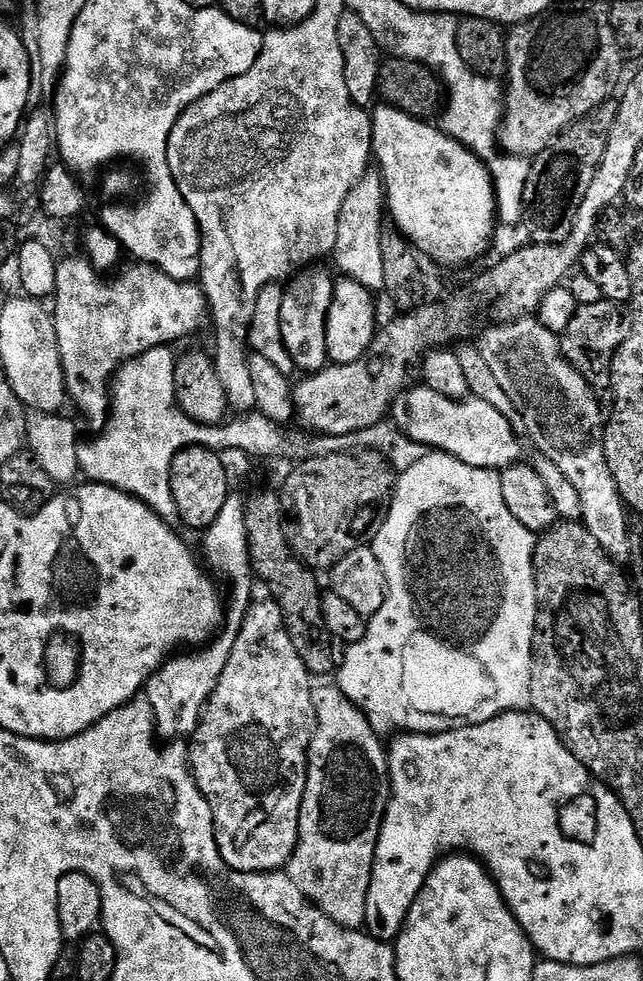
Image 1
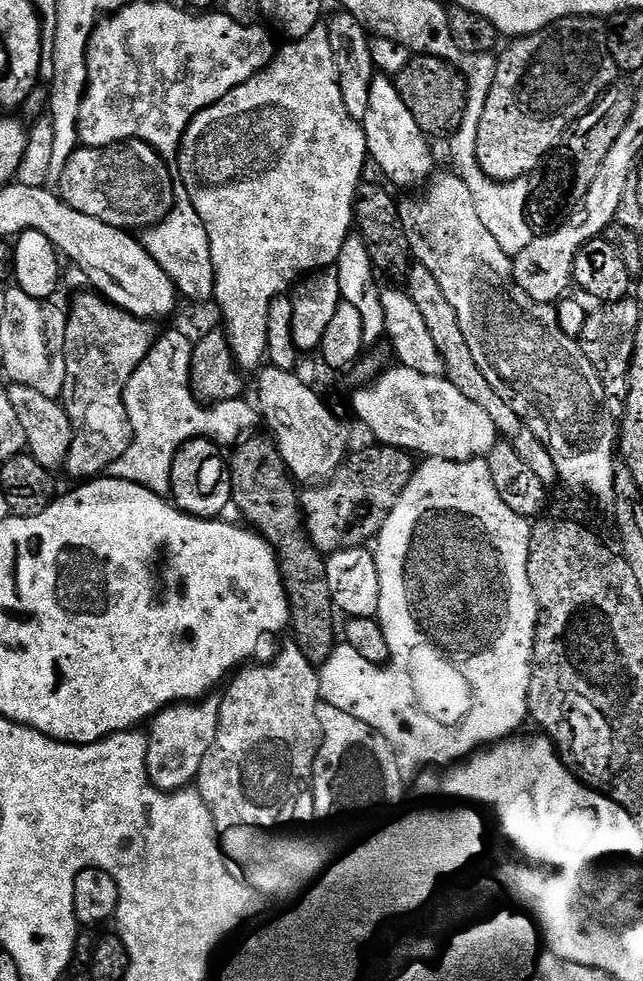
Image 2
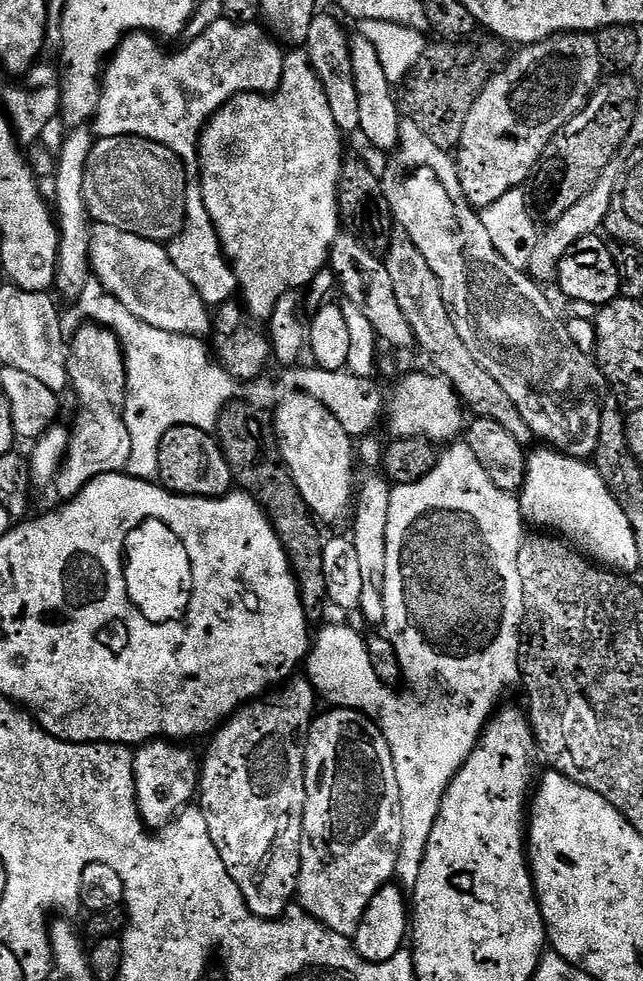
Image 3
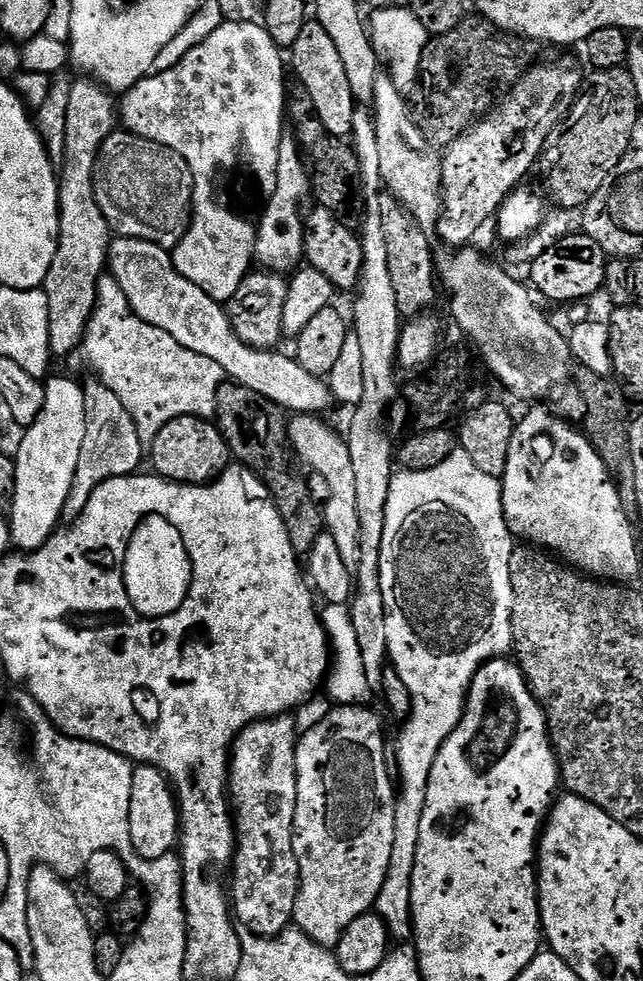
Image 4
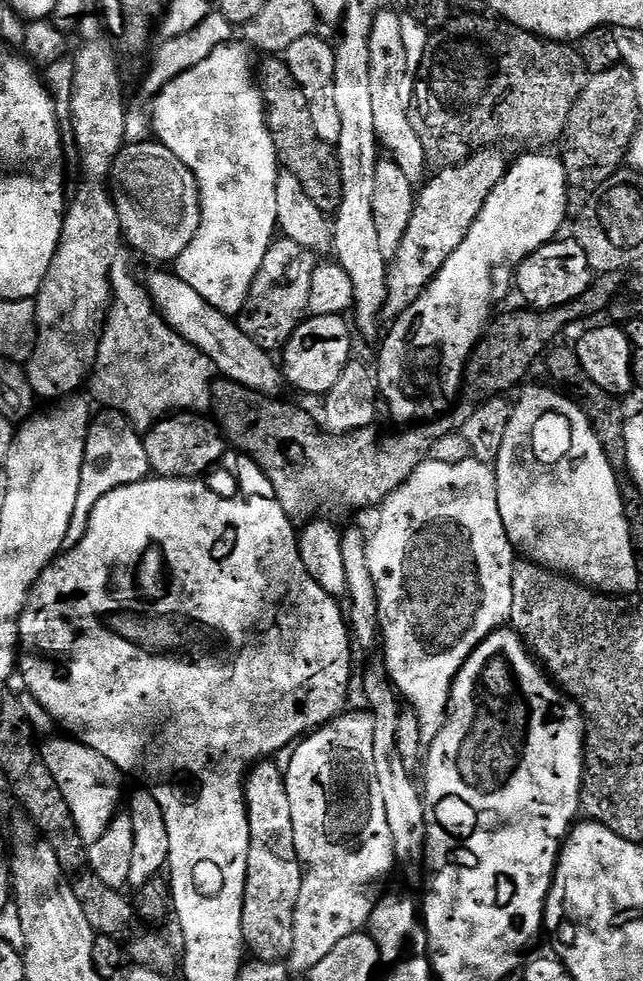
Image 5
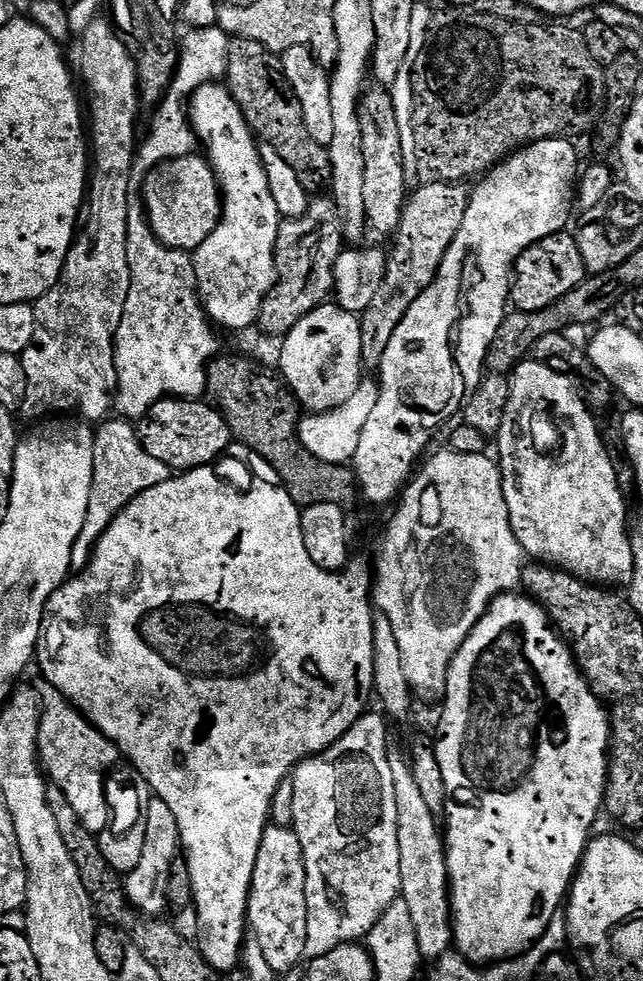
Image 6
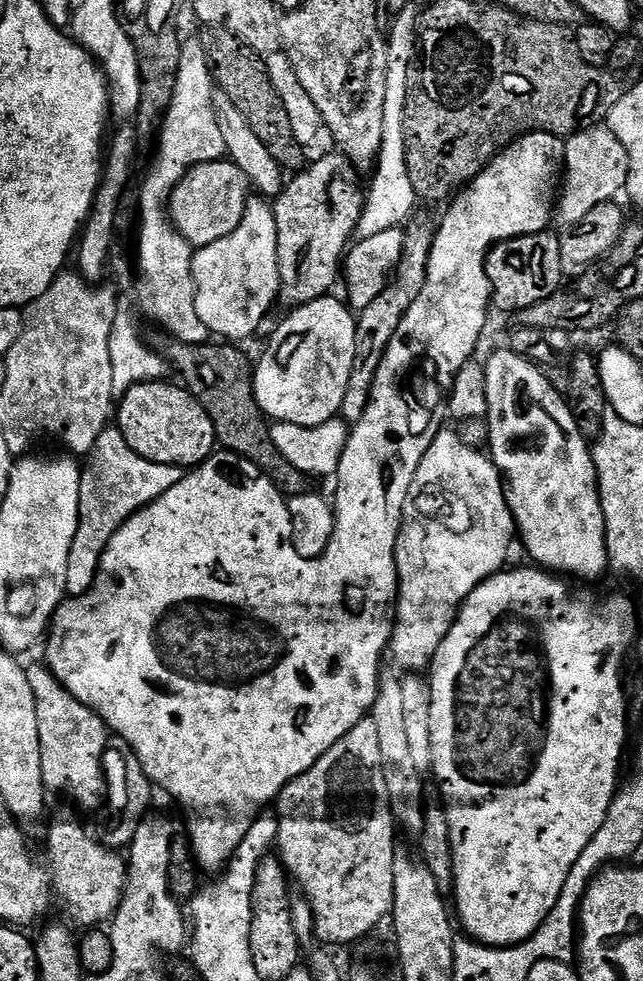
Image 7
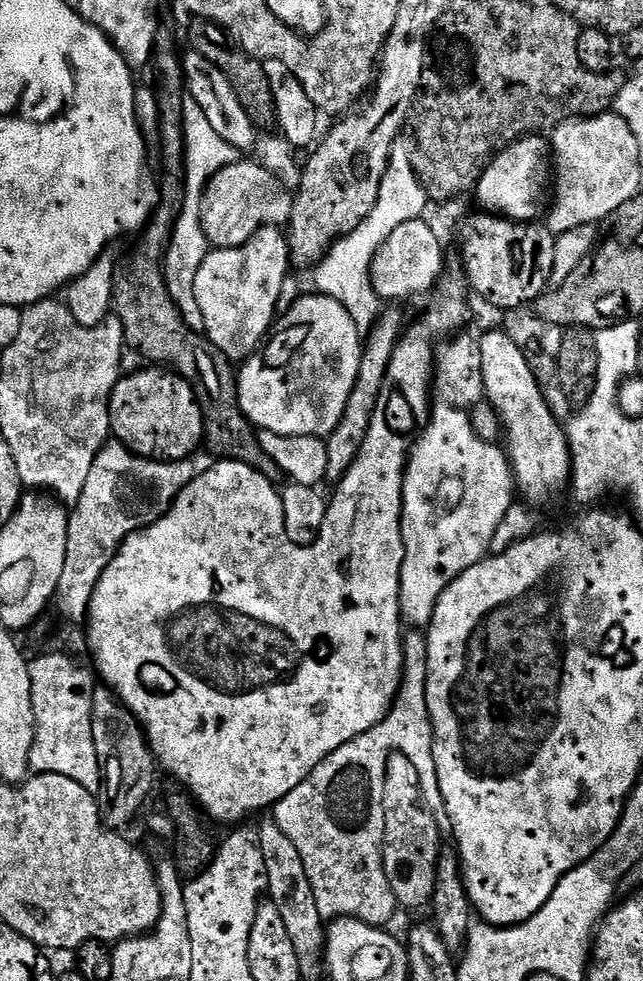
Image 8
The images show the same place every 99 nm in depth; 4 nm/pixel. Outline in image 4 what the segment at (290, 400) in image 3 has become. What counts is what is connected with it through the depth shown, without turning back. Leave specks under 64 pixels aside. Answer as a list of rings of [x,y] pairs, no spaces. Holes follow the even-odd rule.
[[[314,414],[295,415],[288,425],[289,443],[293,447],[295,455],[324,480],[325,484],[332,490],[330,496],[333,502],[326,506],[322,512],[322,520],[326,522],[326,532],[334,538],[338,545],[339,553],[346,566],[357,569],[361,558],[359,536],[361,524],[357,512],[357,490],[354,469],[352,469],[352,458],[347,439],[340,433],[336,434],[321,417]]]

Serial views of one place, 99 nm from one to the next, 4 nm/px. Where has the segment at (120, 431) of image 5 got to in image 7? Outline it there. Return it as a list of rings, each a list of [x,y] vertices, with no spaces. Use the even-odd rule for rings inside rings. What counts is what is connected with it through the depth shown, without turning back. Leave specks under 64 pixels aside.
[[[109,426],[94,442],[80,473],[80,517],[75,528],[74,542],[70,546],[70,562],[66,562],[65,593],[69,597],[81,596],[90,590],[100,565],[102,554],[114,534],[135,512],[153,504],[170,486],[185,474],[185,469],[169,464],[150,462],[128,445],[119,427]]]

